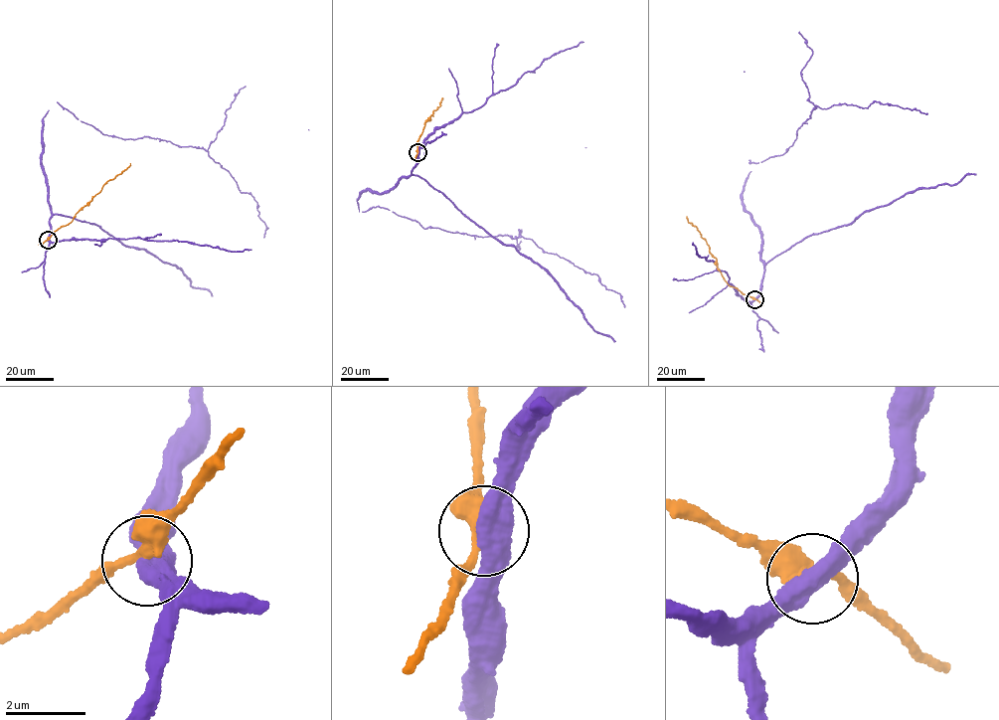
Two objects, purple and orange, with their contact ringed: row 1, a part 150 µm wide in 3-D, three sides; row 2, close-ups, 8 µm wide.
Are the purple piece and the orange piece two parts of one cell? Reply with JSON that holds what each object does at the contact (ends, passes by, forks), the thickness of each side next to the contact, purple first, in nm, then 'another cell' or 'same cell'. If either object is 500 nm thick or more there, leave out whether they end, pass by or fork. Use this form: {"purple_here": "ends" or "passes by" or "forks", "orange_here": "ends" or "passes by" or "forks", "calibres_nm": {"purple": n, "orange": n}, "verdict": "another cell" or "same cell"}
{"calibres_nm": {"purple": 500, "orange": 360}, "verdict": "another cell"}

